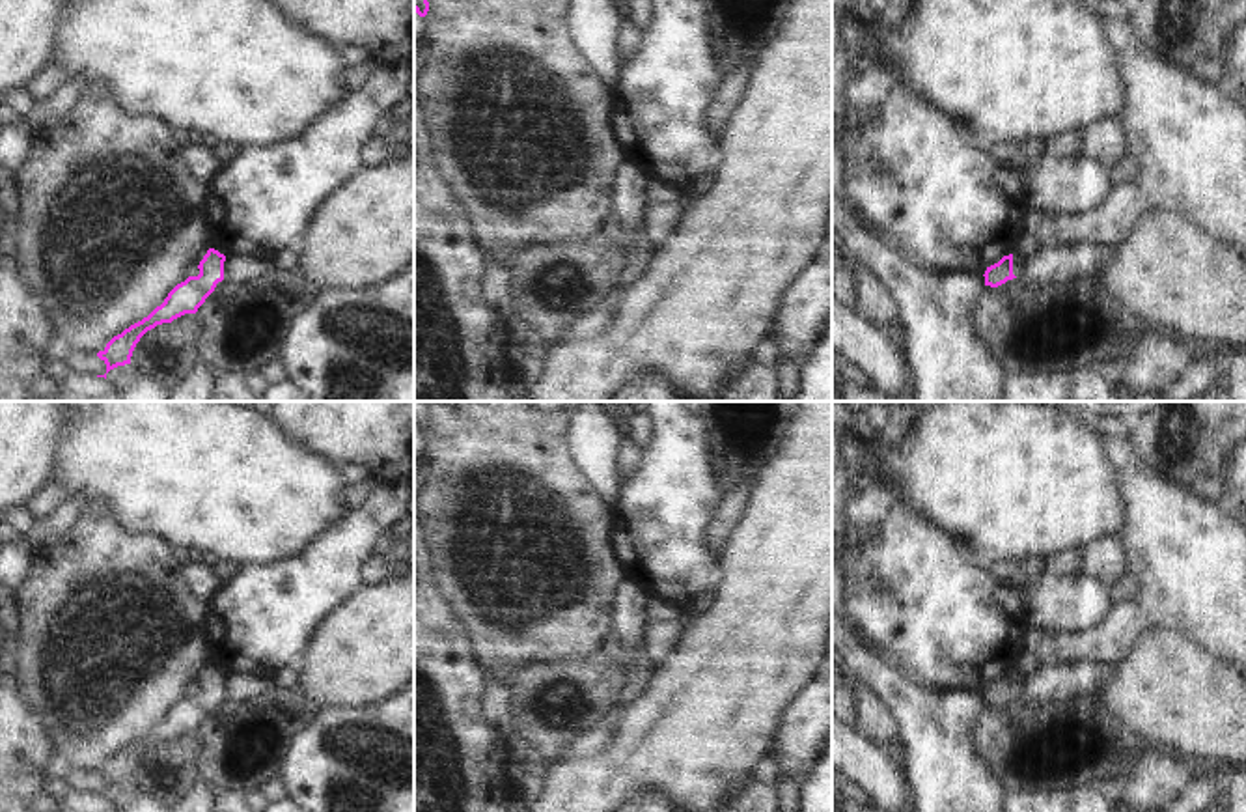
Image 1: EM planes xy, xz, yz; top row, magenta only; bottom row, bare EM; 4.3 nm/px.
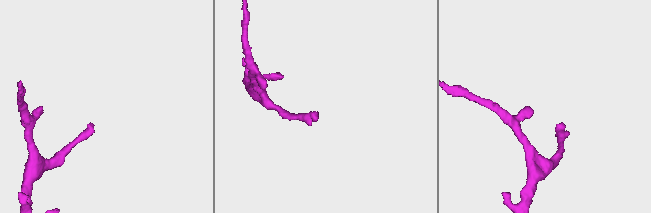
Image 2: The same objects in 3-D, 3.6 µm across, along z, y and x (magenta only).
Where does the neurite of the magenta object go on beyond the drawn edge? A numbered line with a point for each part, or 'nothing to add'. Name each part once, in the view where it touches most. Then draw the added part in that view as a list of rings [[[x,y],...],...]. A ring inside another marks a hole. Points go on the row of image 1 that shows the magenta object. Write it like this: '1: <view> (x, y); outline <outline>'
nothing to add

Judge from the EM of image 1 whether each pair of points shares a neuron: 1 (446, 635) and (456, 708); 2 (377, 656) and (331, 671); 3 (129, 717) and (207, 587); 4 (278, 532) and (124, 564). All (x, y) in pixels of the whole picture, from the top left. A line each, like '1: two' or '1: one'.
1: one
2: one
3: two
4: two

